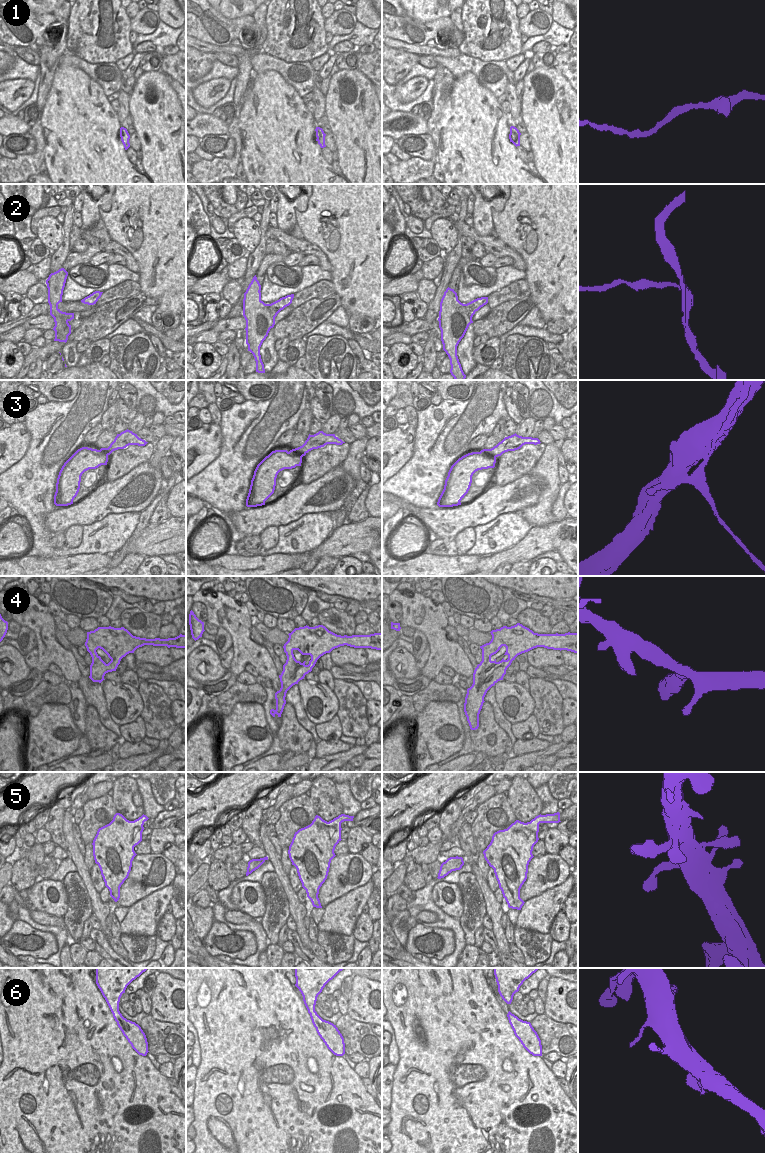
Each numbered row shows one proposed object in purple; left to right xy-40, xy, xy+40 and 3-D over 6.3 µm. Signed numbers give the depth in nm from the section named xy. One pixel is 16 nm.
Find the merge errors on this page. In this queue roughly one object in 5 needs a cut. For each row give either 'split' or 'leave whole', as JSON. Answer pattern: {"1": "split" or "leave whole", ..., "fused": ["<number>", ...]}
{"1": "leave whole", "2": "split", "3": "leave whole", "4": "leave whole", "5": "leave whole", "6": "leave whole", "fused": ["2"]}

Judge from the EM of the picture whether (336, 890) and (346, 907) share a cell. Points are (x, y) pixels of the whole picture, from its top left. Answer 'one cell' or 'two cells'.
two cells

